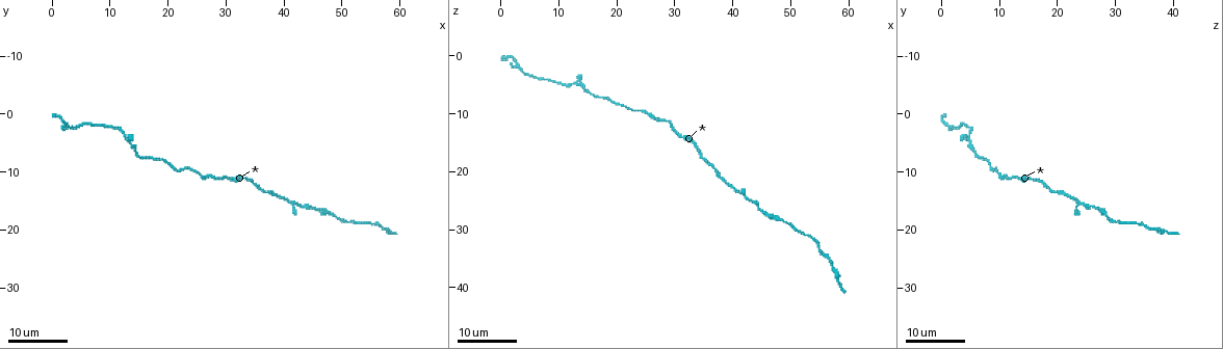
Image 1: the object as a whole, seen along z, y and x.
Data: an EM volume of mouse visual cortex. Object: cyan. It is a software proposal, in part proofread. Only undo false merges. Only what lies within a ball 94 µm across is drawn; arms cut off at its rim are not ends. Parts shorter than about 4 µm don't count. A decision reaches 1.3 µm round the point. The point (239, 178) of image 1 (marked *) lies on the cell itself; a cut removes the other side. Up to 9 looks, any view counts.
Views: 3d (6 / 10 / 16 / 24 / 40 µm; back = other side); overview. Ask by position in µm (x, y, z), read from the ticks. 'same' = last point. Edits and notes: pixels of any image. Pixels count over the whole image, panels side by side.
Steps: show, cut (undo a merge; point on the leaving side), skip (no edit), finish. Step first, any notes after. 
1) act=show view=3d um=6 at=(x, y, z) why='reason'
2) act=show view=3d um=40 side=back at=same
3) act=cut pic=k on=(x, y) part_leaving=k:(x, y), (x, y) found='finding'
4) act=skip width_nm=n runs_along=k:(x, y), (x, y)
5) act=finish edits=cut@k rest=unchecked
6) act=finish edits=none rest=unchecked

act=show view=3d um=16 at=(28.0, 11.0, 11.0) why='sudden change in width'

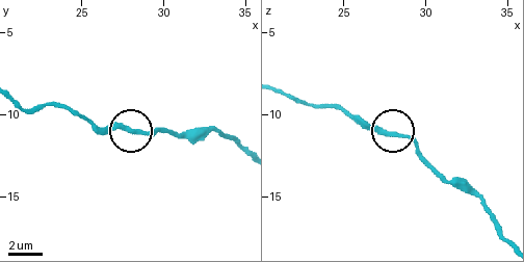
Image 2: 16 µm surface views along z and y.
act=show view=3d um=6 at=(27.9, 10.9, 11.2)

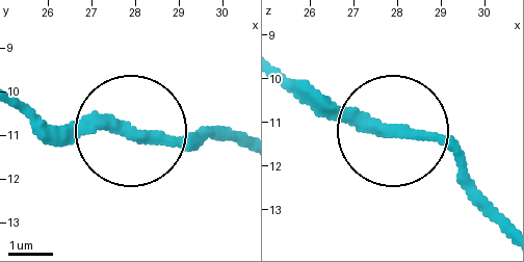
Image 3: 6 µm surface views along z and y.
act=skip width_nm=260 runs_along=3:(499, 211), (431, 137), (342, 119), (302, 81) found='all the same cell'

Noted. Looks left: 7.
act=show view=3d um=16 at=(36.5, 14.0, 19.5) why='sudden change in width'

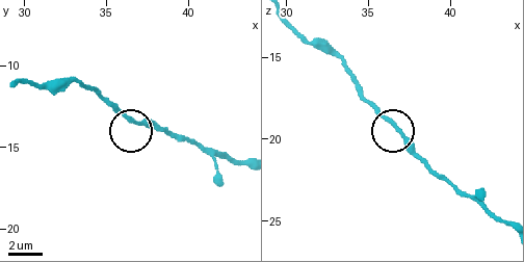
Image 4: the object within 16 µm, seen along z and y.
act=show view=3d um=6 at=(37.1, 13.7, 19.9)

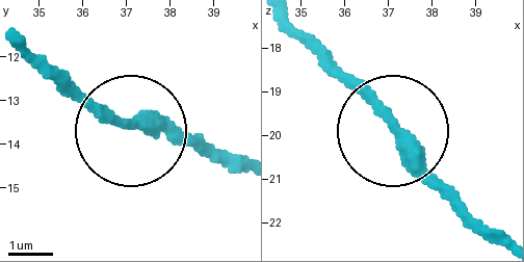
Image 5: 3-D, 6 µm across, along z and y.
act=skip width_nm=280 runs_along=5:(25, 47), (114, 118), (201, 136) found='continuous, no second cell'

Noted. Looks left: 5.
act=show view=3d um=16 at=(47.5, 16.5, 28.0)

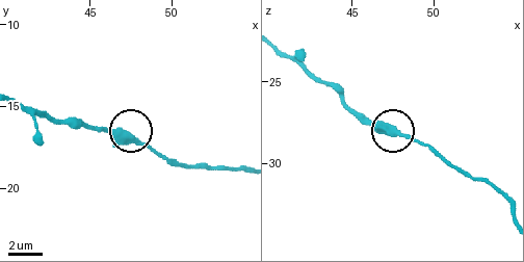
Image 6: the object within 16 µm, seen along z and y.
act=show view=3d um=6 at=(47.5, 16.9, 27.9)

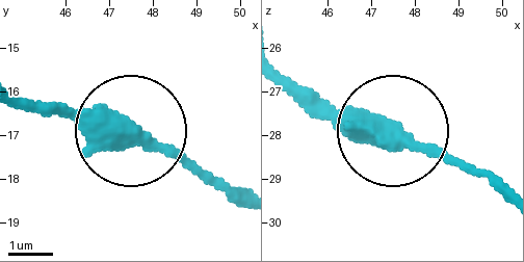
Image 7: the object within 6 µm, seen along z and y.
act=show view=3d um=6 side=back at=(47.55, 16.95, 27.85) why='from behind'

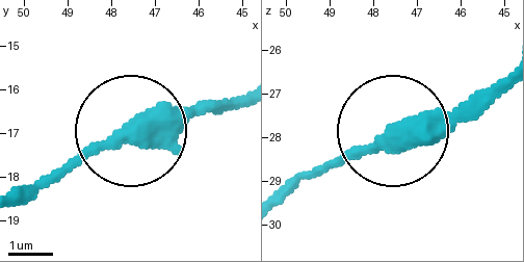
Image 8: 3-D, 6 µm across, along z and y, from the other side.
act=skip width_nm=400 runs_along=8:(234, 99), (156, 109), (67, 161), (25, 203) found='all the same cell'

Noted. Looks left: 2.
act=finish edits=none rest=unchecked

